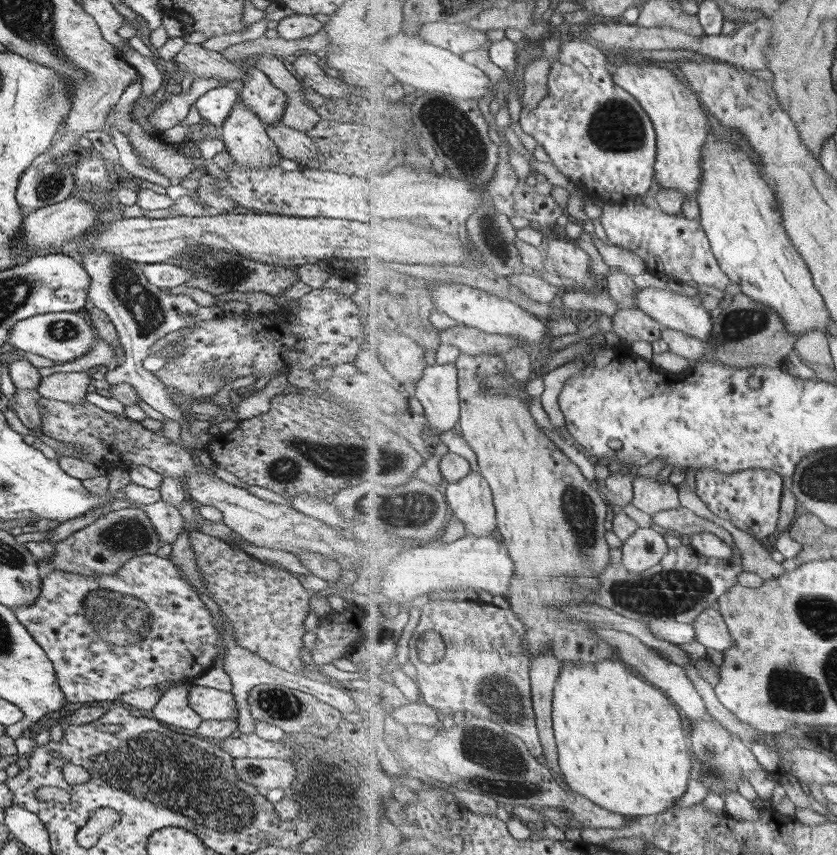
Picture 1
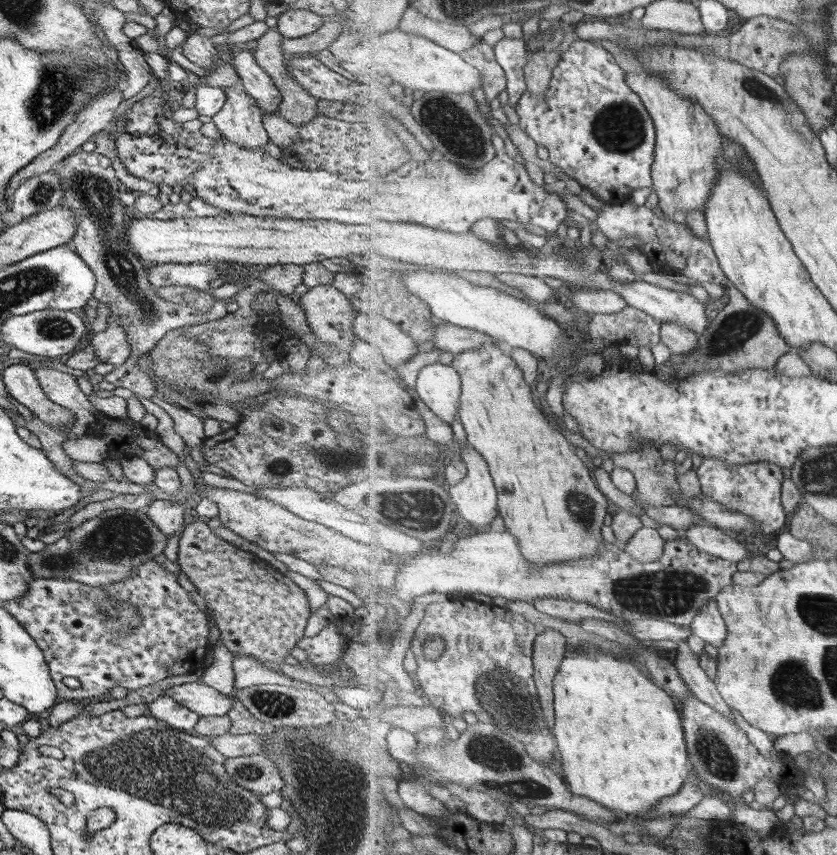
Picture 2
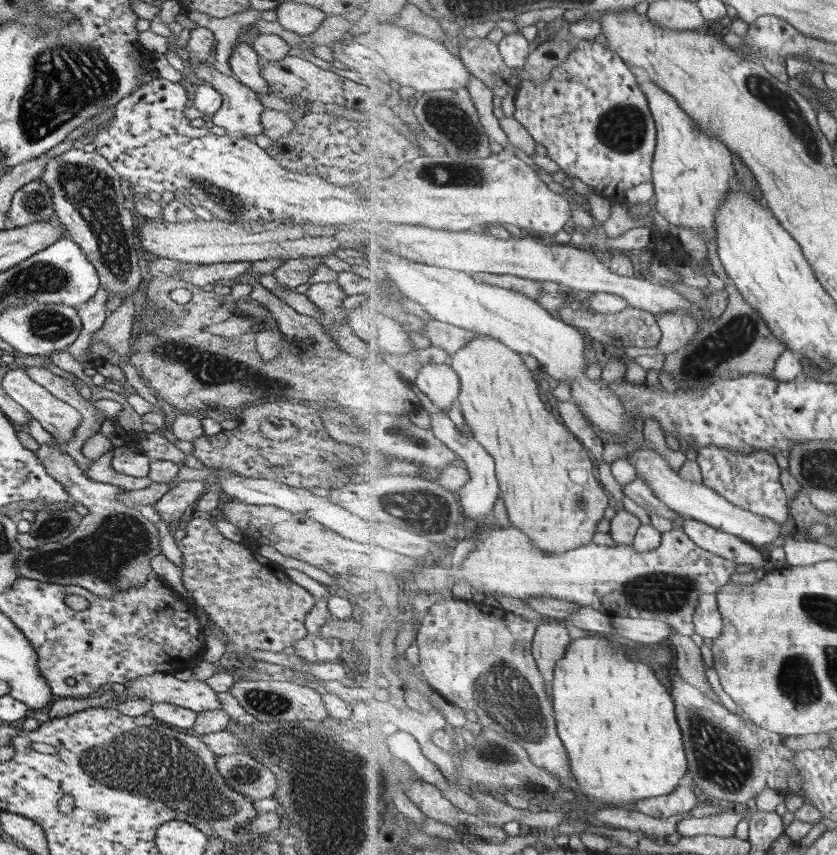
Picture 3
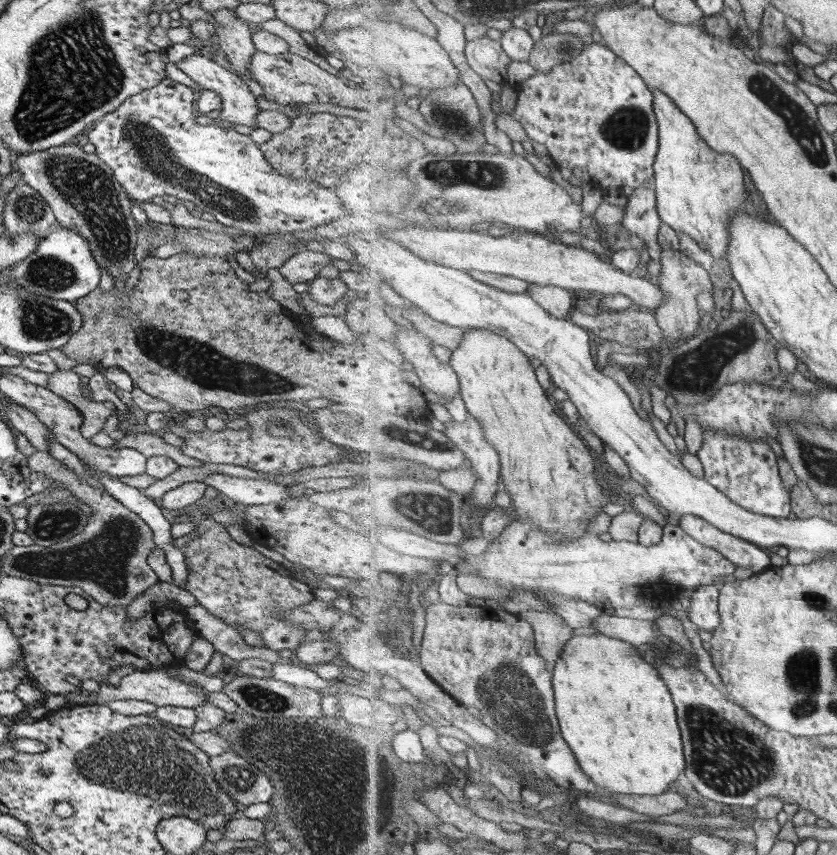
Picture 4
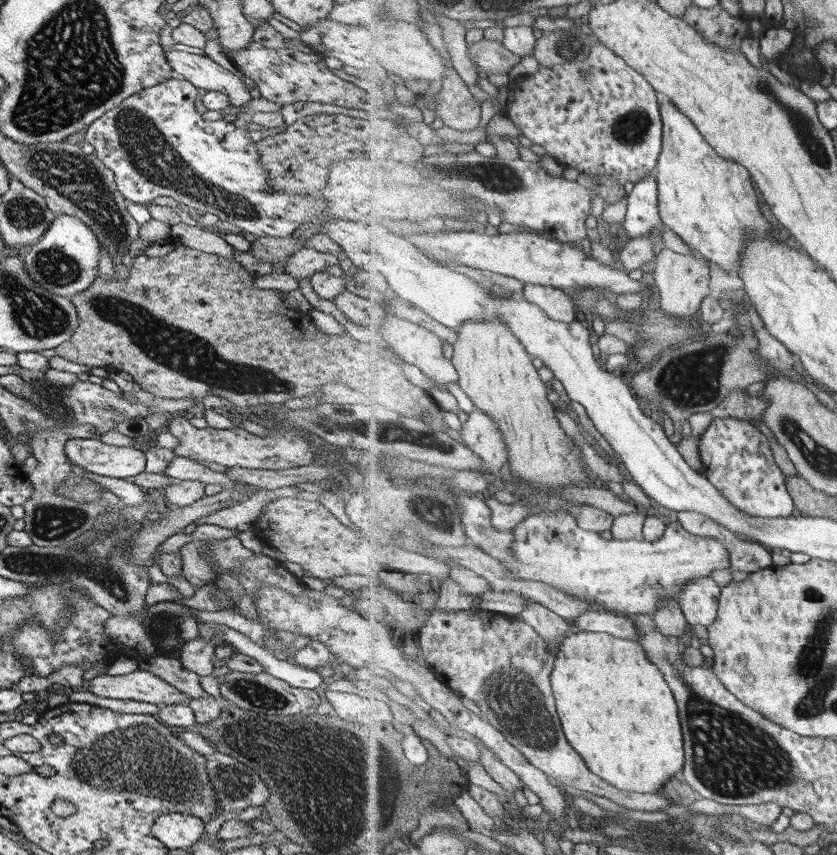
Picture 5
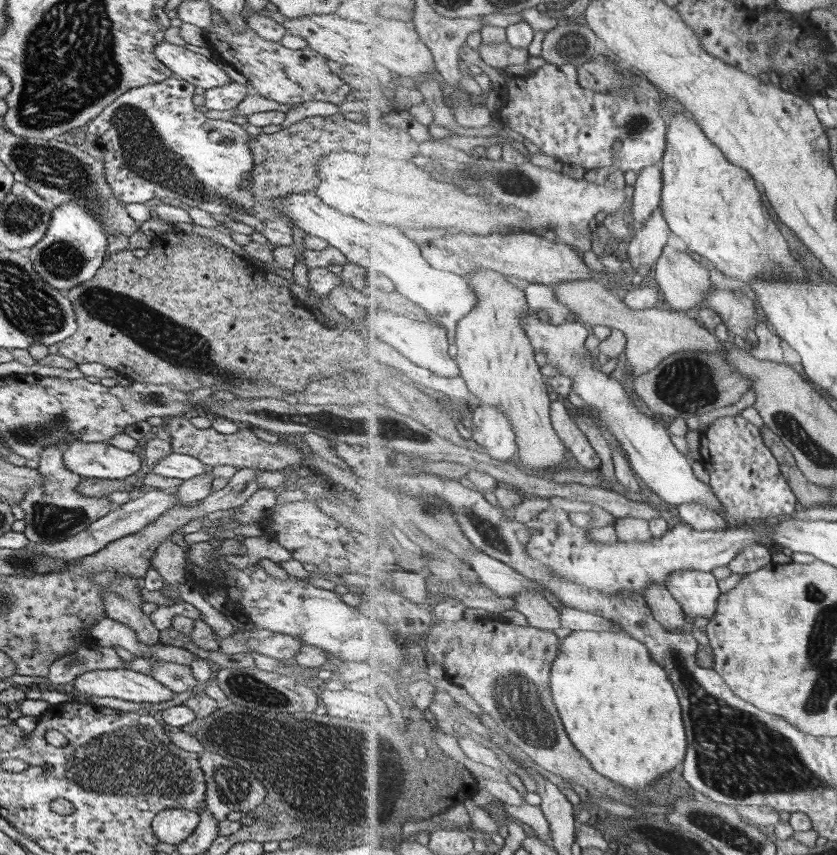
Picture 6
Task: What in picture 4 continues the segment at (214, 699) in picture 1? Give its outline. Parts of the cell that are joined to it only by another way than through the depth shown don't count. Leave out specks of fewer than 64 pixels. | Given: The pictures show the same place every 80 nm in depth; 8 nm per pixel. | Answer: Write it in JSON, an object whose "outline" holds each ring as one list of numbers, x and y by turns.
{"outline":[[163,670,159,671,133,671,120,678,118,686,109,685,106,681,99,682,96,696,100,701,113,702,113,700,139,700,140,702,149,702,156,708,161,706,177,706,183,708,195,708,201,704,207,703,207,692,203,691,198,684,197,687,176,681,169,677]]}

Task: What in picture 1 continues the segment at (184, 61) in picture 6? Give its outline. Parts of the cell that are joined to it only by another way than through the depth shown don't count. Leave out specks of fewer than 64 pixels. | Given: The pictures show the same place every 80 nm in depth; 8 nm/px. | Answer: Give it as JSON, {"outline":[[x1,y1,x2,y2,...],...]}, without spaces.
{"outline":[[235,99,219,126,219,138,232,160,246,169,277,165,281,156,274,142,266,135,264,127,241,99]]}

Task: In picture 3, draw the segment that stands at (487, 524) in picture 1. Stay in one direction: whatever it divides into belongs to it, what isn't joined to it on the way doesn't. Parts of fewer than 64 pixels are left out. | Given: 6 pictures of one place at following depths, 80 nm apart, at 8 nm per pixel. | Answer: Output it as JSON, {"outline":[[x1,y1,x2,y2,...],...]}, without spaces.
{"outline":[[429,413,431,420,431,431,434,436,443,441,451,450,454,450,458,456,465,462,465,467,470,472,470,479,466,485,462,486,456,493,462,515,482,523,491,519,493,508,500,500,500,496,504,493,500,489,499,479,496,475,495,457,475,438,468,424,462,428,457,428,453,420,445,413]]}

